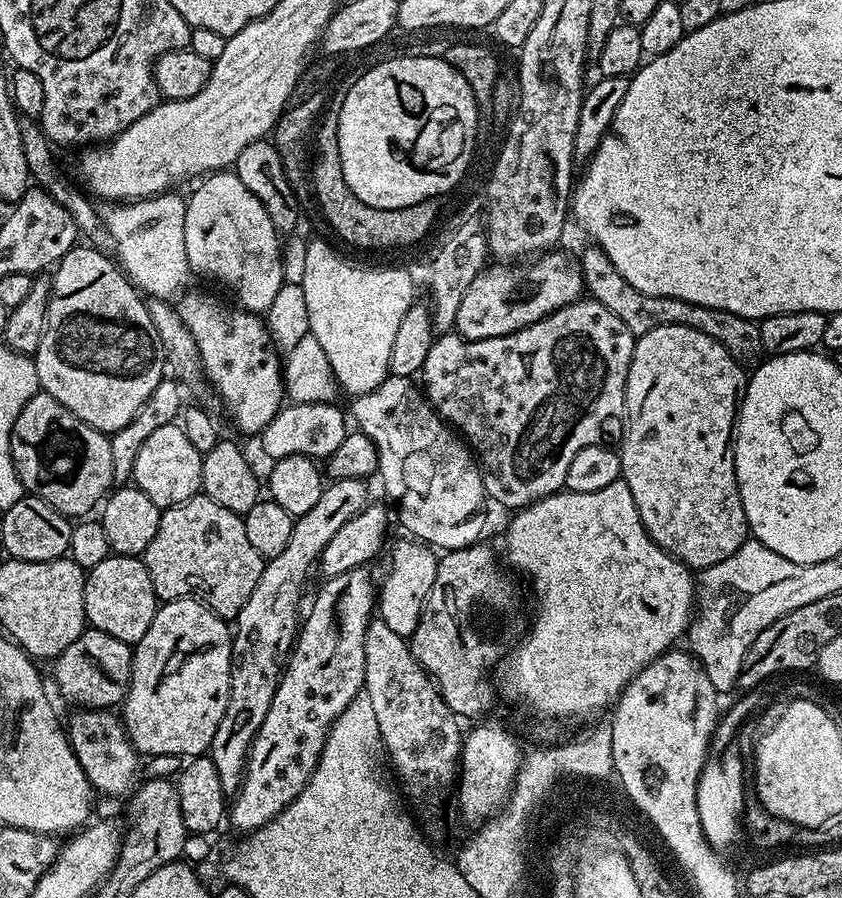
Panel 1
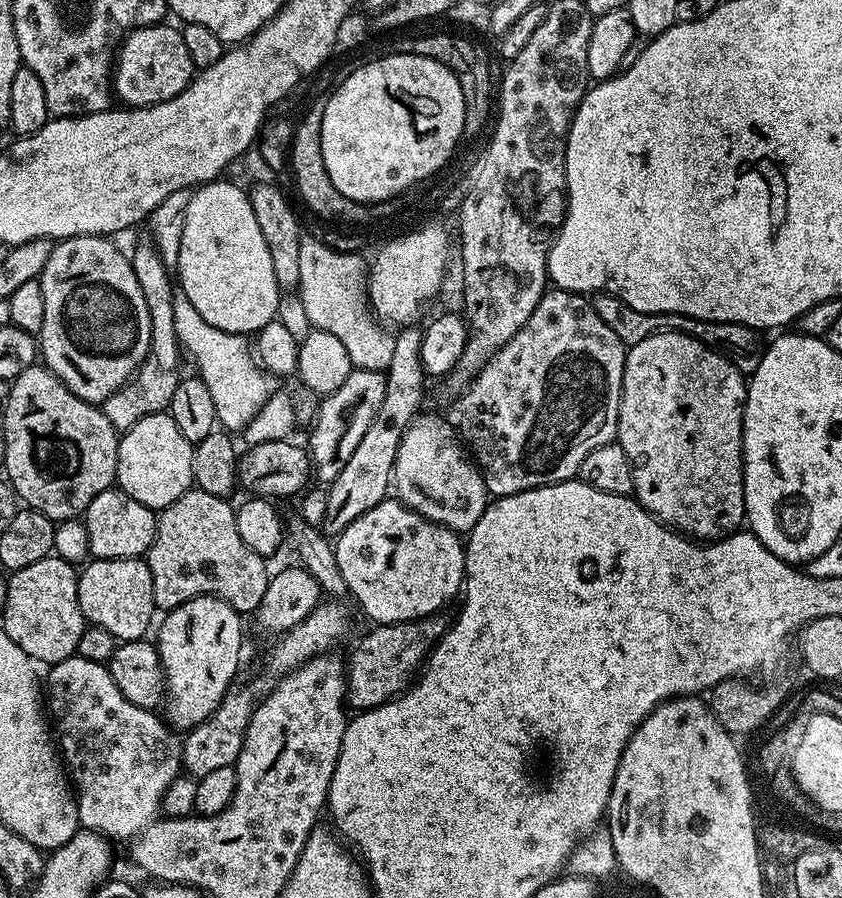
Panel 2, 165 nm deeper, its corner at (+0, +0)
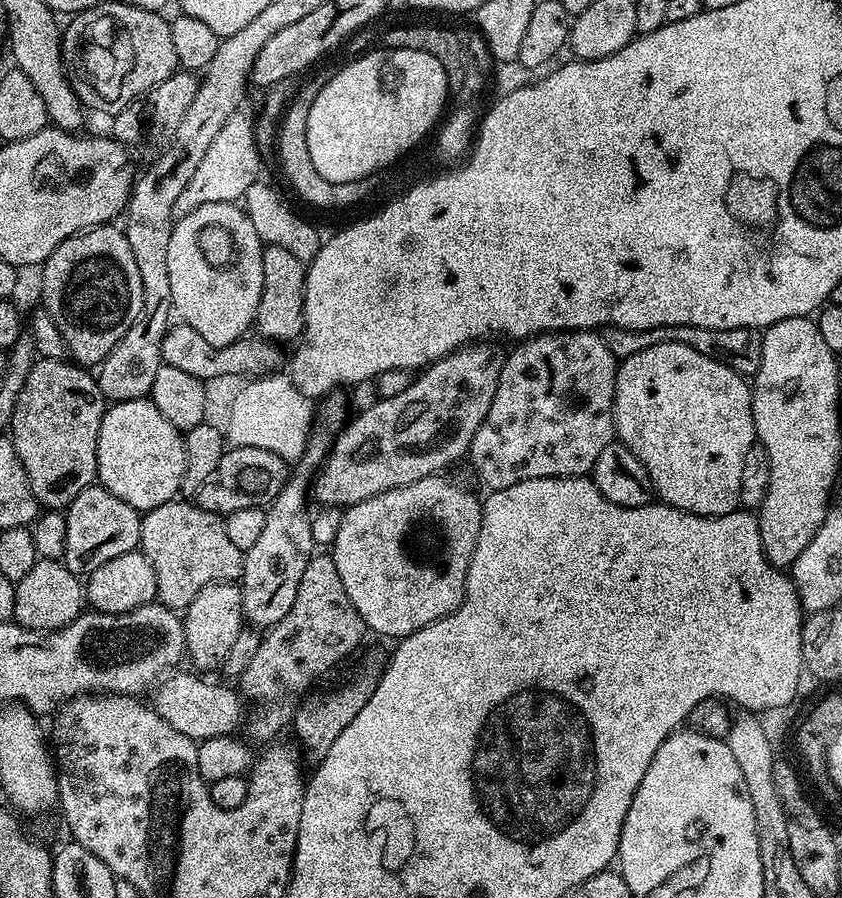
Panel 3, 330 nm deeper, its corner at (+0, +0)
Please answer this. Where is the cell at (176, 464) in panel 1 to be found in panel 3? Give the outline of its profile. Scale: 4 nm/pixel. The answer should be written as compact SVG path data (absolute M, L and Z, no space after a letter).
M151 399L118 402L105 411L96 439L96 475L102 487L114 494L114 498L122 498L122 502L141 514L162 506L167 500L177 499L185 466L184 438L180 429L162 418Z

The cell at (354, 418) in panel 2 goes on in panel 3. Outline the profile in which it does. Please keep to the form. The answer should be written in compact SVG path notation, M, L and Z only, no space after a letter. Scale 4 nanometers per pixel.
M333 390L319 401L319 427L321 424L330 433L316 430L308 437L304 453L295 461L284 489L267 505L266 522L258 542L254 542L254 546L244 553L244 573L239 579L244 618L257 629L267 630L290 614L290 606L294 606L294 597L298 594L298 582L302 582L302 573L306 570L306 562L310 562L317 551L314 534L310 534L310 481L328 456L333 434L338 433L349 419L349 397L340 392L343 391Z

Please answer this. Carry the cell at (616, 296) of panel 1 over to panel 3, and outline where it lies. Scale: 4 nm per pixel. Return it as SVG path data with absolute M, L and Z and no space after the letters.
M679 324L665 328L651 328L650 330L626 330L625 328L605 328L599 333L602 342L606 342L606 350L616 357L617 361L630 358L650 346L658 346L662 342L678 342L698 350L698 354L714 358L745 378L755 377L758 366L762 366L763 335L754 328L731 328L730 330L714 330L702 326Z

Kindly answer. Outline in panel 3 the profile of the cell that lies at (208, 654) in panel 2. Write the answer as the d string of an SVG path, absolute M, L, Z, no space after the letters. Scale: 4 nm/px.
M225 582L206 586L196 595L194 602L190 602L190 606L183 609L182 619L187 659L189 661L192 659L197 664L195 665L197 669L219 669L222 657L230 654L230 646L234 646L240 629L246 624L240 584Z

